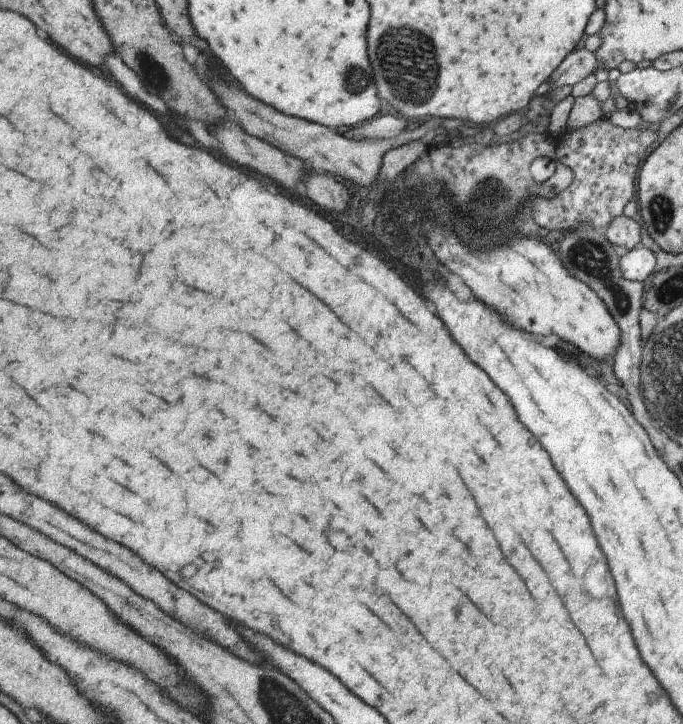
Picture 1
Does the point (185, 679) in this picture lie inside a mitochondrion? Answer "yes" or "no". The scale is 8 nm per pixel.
no

